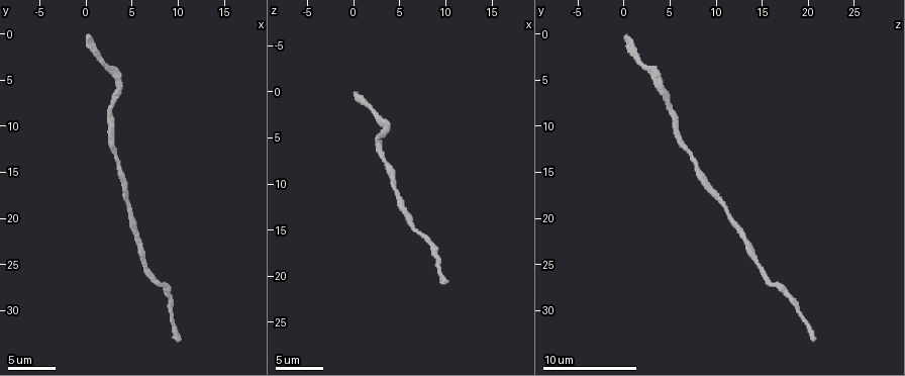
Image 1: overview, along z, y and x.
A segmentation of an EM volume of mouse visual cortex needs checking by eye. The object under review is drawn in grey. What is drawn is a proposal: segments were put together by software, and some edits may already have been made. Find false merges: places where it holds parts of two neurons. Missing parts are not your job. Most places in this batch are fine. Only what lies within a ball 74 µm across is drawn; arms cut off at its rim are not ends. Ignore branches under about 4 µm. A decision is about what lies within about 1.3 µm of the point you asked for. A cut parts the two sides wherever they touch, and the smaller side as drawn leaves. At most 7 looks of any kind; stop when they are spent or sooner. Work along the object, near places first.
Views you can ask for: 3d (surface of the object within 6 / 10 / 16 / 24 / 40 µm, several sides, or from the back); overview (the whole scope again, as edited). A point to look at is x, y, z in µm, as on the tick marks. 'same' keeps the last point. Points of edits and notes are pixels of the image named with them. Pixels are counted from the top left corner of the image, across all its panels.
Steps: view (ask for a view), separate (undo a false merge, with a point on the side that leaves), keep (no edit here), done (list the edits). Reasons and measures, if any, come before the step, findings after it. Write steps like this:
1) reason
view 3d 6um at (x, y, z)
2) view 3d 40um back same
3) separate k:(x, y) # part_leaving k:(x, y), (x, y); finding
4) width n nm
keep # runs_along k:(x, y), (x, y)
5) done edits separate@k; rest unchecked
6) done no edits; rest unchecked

view 3d 10um at (4.2, 17.6, 9.8)

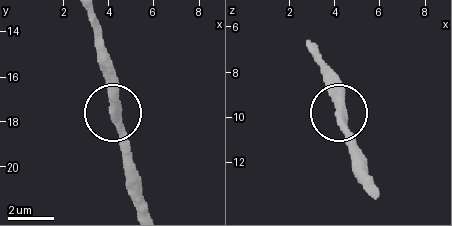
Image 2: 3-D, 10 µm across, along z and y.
width 420 nm
keep # continuous, no second neuron

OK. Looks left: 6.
sudden change in width
view 3d 16um at (5.8, 23.8, 13.6)

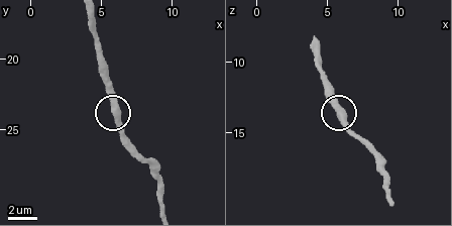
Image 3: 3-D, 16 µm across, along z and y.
width 460 nm
keep # continuous, no second neuron

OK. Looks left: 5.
thin neck
view 3d 16um at (9.4, 30.6, 19.0)

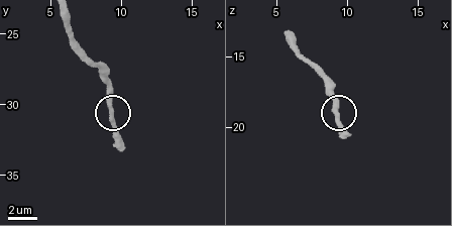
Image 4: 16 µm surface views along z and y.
view 3d 6um at (9.2, 30.4, 19.2)

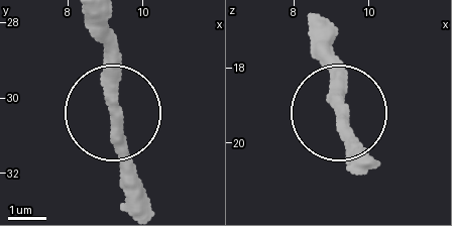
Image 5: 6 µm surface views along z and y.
keep # runs_along 5:(91, 23), (113, 72), (123, 203); all the same neuron

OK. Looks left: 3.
done no edits; rest unchecked

